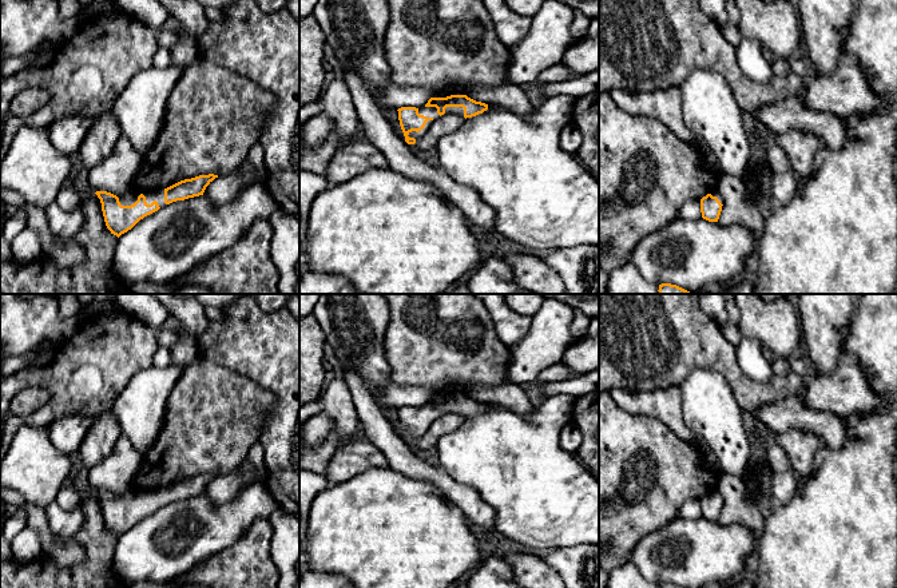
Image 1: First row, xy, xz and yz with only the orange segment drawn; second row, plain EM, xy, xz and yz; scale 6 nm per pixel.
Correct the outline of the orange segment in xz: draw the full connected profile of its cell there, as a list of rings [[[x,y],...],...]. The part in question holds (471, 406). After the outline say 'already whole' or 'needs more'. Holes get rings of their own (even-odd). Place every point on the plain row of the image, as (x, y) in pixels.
[[[451,394],[446,397],[430,397],[425,406],[436,406],[437,413],[445,413],[446,406],[463,406],[464,417],[472,417],[488,409],[488,404],[476,401],[467,394]]]; already whole

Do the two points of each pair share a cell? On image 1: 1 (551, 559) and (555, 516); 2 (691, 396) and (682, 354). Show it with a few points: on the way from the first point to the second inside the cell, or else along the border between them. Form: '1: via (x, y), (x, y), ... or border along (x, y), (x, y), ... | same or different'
1: border along (583, 544), (554, 548), (551, 551) | different
2: border along (718, 372), (694, 370), (678, 386) | different

